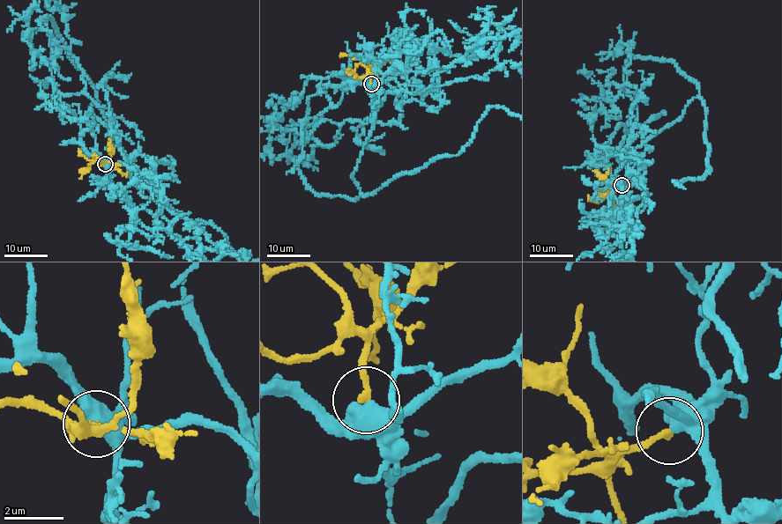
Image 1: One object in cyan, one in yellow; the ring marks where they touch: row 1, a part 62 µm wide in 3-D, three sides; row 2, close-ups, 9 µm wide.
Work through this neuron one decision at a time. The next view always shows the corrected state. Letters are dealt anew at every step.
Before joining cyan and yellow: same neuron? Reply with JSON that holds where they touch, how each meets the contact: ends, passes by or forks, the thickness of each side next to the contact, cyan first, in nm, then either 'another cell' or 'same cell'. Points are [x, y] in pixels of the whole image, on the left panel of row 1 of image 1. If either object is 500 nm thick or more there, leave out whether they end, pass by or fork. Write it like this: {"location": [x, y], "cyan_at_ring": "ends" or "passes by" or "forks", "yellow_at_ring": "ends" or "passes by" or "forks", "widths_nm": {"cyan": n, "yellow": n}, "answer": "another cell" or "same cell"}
{"location": [105, 164], "widths_nm": {"cyan": 650, "yellow": 240}, "answer": "same cell"}

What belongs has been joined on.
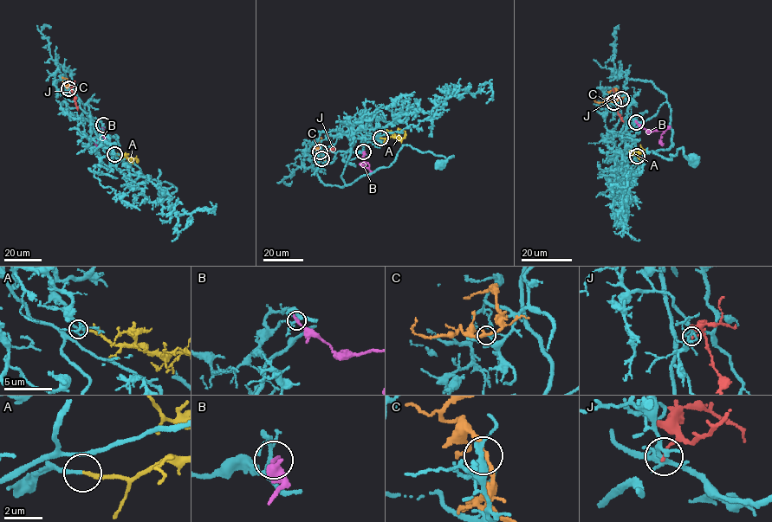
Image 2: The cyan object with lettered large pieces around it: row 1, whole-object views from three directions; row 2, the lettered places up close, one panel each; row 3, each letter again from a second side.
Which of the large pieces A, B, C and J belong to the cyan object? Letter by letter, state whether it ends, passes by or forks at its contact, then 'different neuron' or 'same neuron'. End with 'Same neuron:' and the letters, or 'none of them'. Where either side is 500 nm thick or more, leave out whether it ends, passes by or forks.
A: it ends there; same neuron
B: it ends there; different neuron
C: it passes by; different neuron
J: it ends there; different neuron
Same neuron: A

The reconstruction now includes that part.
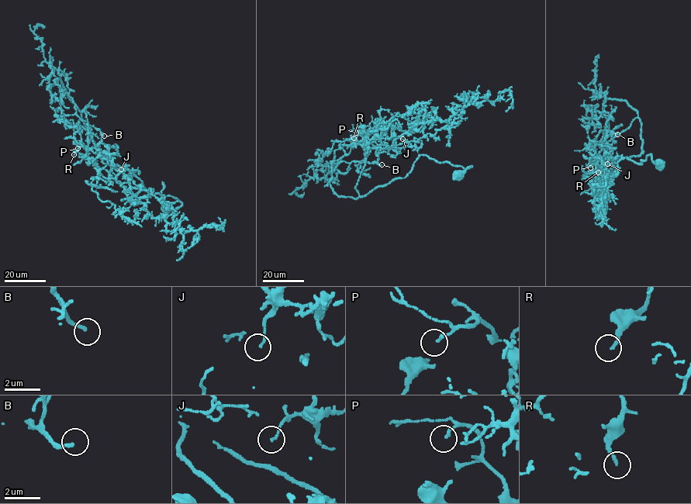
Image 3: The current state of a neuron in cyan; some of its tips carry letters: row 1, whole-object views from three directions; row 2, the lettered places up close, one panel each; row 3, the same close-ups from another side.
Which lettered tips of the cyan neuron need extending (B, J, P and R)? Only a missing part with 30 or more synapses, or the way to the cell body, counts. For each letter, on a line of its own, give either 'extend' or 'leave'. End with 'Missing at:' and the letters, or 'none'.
B: extend
J: leave
P: leave
R: leave
Missing at: B

